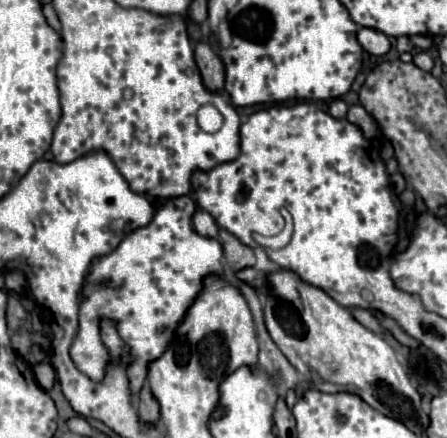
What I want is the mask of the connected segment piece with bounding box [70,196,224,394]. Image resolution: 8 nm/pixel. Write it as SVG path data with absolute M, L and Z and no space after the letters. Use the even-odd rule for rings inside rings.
M190 196L168 200L146 228L124 238L124 242L108 256L94 260L88 282L84 286L84 302L80 306L80 328L70 348L70 356L80 372L92 380L102 380L104 366L110 356L100 340L100 318L112 318L118 324L122 340L132 350L132 366L128 378L132 394L138 394L148 362L162 356L170 344L180 320L198 296L202 278L222 274L222 246L216 238L204 238L192 228L196 202Z

